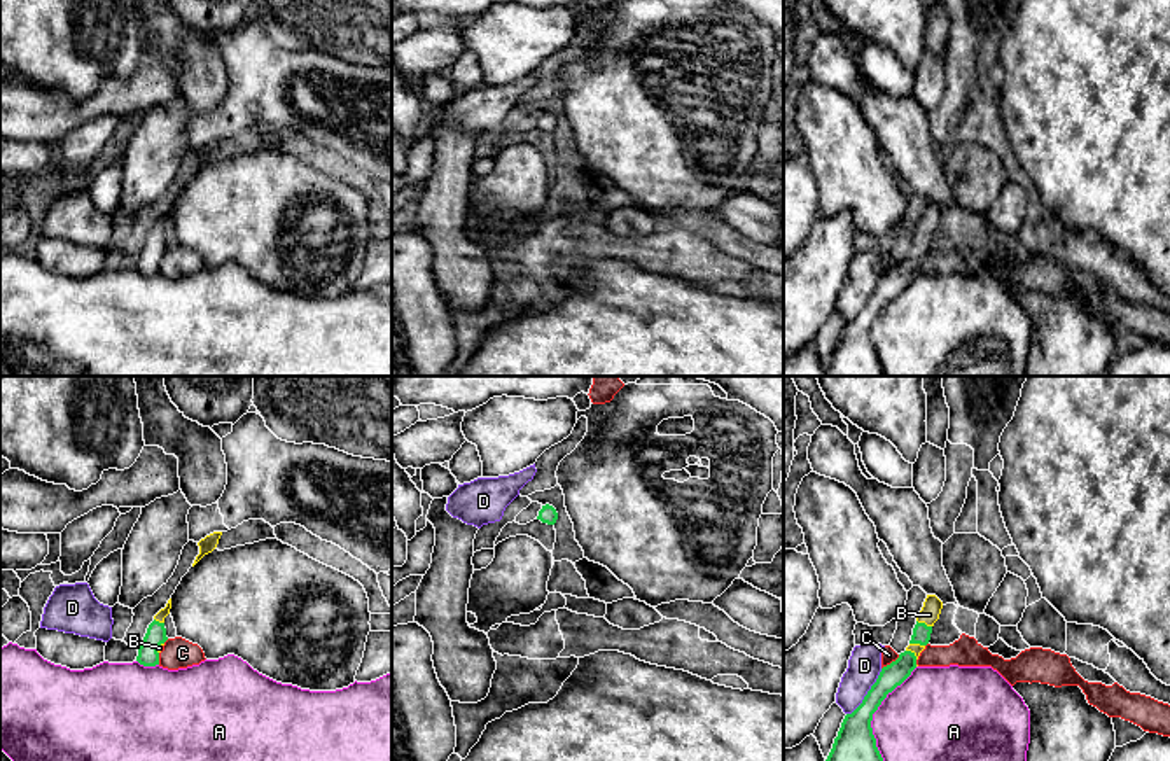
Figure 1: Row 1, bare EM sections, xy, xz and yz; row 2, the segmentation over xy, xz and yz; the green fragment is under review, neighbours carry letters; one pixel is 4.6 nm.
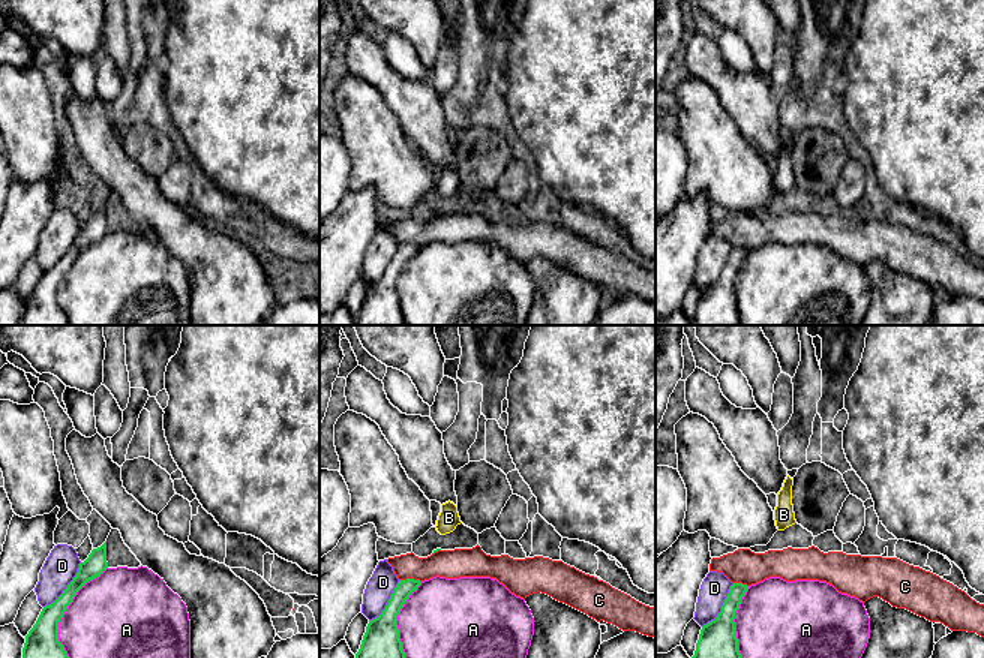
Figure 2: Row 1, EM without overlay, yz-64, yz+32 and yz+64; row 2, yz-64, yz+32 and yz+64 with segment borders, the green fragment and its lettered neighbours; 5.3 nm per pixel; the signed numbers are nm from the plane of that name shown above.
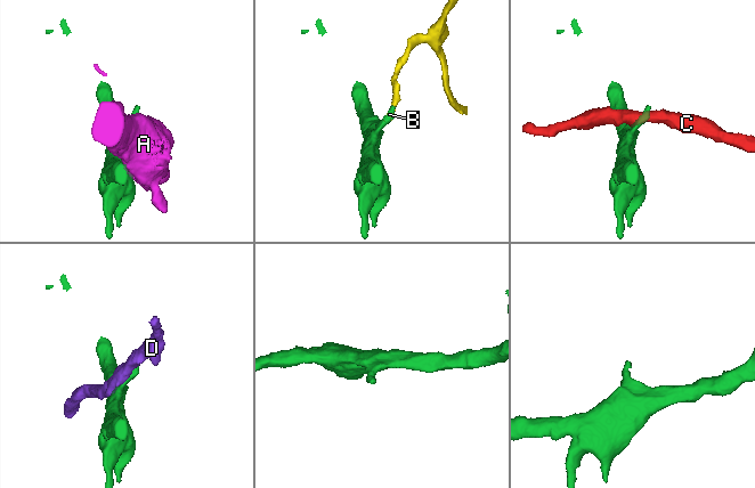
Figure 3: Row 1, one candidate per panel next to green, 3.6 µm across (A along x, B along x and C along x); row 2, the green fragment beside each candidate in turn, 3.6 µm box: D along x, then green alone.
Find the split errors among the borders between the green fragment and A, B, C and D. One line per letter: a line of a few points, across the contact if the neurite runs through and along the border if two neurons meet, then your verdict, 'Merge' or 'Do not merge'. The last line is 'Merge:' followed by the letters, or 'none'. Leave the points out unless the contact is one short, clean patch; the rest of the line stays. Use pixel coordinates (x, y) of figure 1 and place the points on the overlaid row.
A: Do not merge
B: Merge
C: Line: yz (899, 655), (882, 669). Do not merge
D: Do not merge
Merge: B

